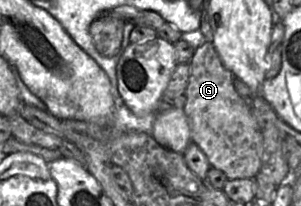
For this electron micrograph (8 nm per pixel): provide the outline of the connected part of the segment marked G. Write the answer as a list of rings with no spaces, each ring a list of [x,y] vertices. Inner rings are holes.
[[[207,41],[195,50],[189,64],[191,69],[183,110],[189,122],[192,142],[205,153],[210,165],[224,172],[228,179],[255,178],[263,163],[263,136],[260,126],[234,88],[232,72],[223,65],[214,45]]]

